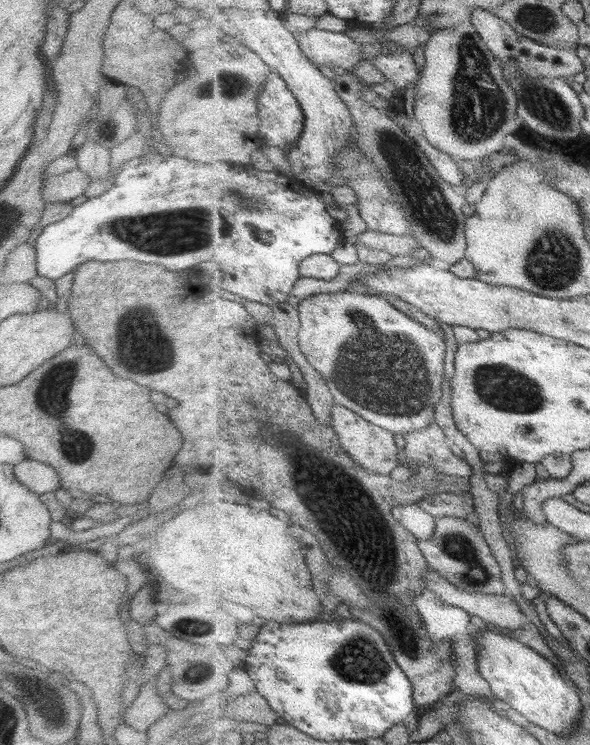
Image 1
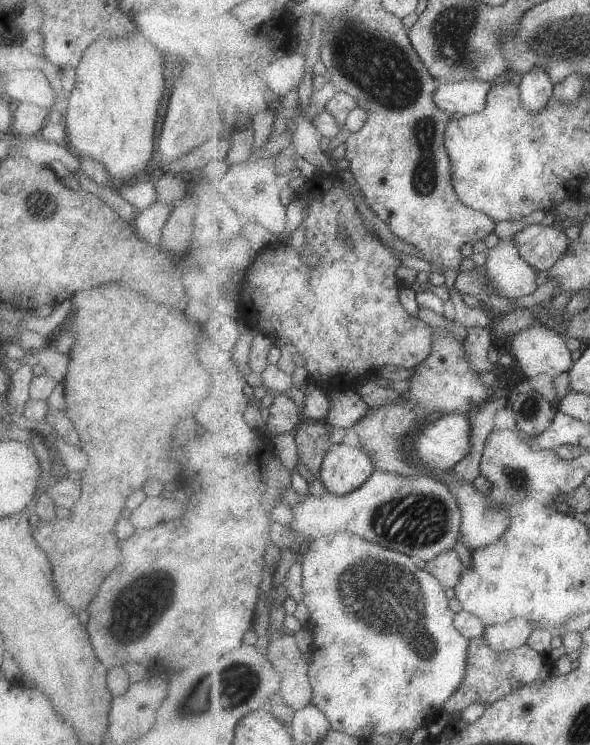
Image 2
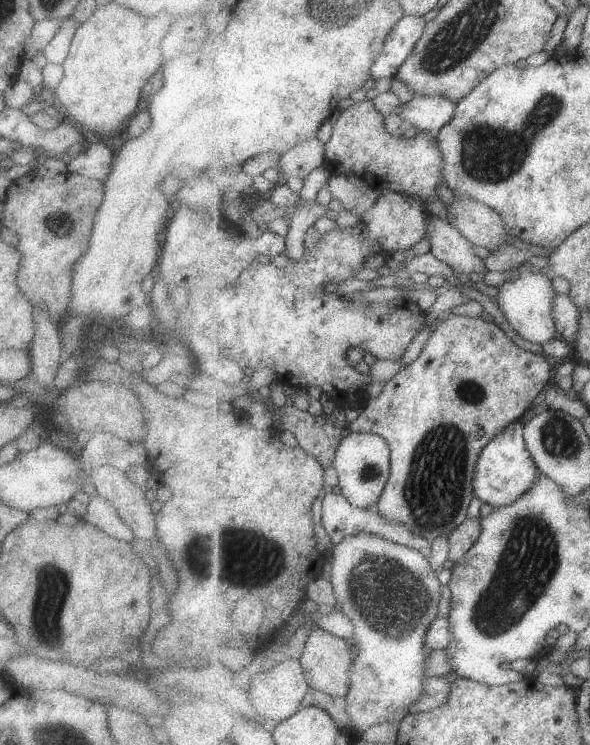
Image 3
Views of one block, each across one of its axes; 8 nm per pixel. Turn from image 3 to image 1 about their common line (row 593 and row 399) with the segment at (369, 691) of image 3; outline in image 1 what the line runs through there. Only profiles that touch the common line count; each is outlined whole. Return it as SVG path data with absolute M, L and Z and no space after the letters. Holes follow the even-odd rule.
M363 292L324 293L302 299L300 313L300 349L326 380L336 404L360 414L371 424L394 434L423 430L435 422L435 406L445 387L445 342L441 334L411 320L385 296Z

